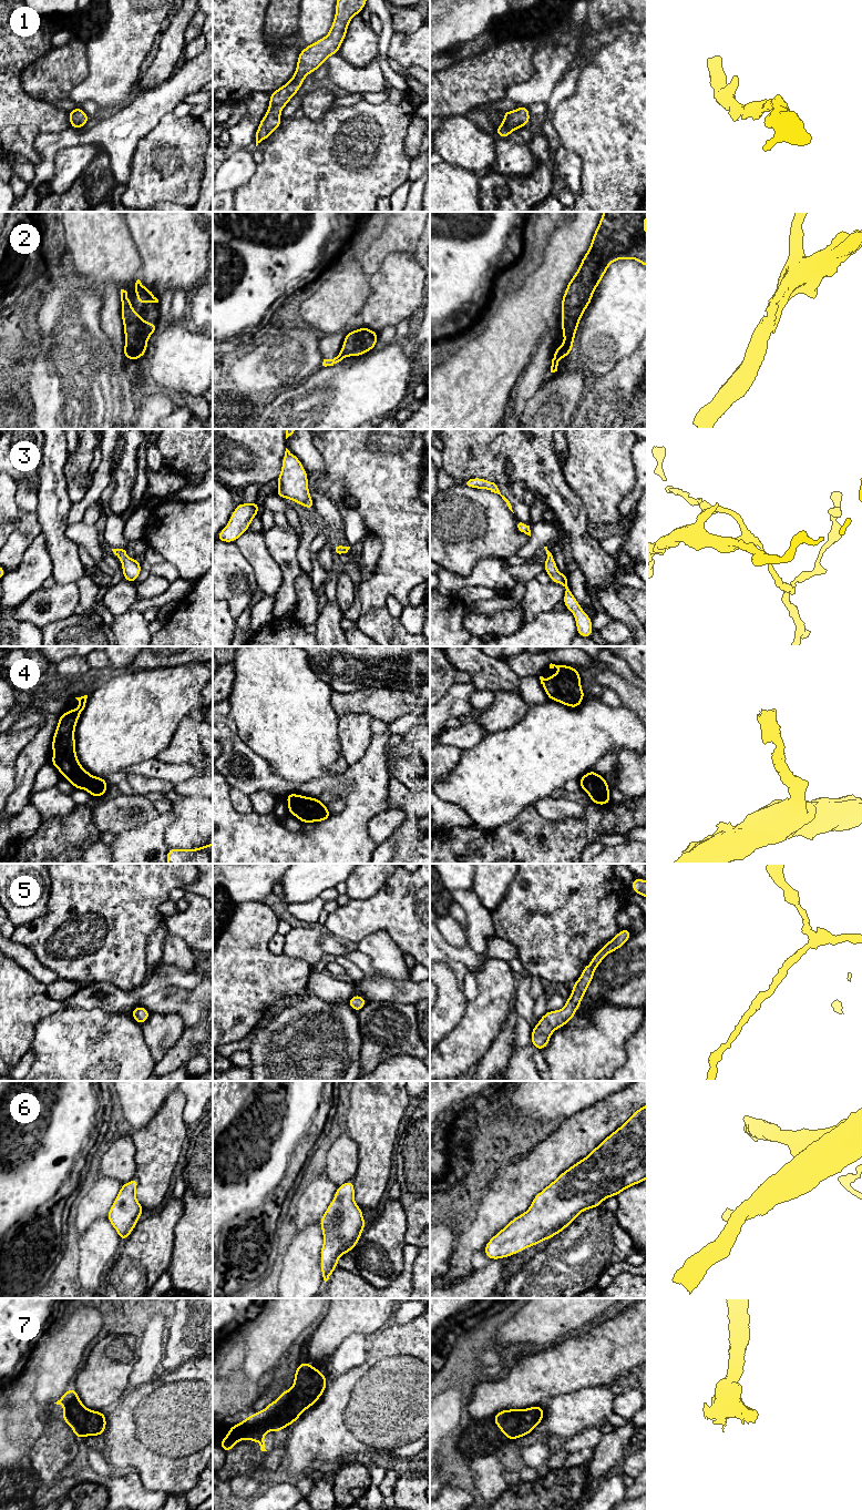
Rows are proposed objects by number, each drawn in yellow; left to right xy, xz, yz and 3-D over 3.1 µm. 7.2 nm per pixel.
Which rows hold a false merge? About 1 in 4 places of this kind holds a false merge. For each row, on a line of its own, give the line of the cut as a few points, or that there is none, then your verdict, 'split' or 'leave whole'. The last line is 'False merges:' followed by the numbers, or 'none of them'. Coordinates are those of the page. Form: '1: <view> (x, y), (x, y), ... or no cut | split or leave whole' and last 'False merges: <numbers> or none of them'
1: no cut | leave whole
2: no cut | leave whole
3: no cut | leave whole
4: no cut | leave whole
5: no cut | leave whole
6: no cut | leave whole
7: no cut | leave whole
False merges: none of them

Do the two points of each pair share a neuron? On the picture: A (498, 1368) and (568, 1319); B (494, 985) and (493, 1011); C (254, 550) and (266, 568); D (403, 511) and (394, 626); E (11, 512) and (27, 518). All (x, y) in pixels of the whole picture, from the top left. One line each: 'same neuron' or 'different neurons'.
A: same neuron
B: same neuron
C: same neuron
D: different neurons
E: different neurons

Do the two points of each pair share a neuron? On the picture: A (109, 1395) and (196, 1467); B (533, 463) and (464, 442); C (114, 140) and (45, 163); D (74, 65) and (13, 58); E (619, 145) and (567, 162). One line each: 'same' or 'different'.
A: different
B: same
C: same
D: different
E: different

